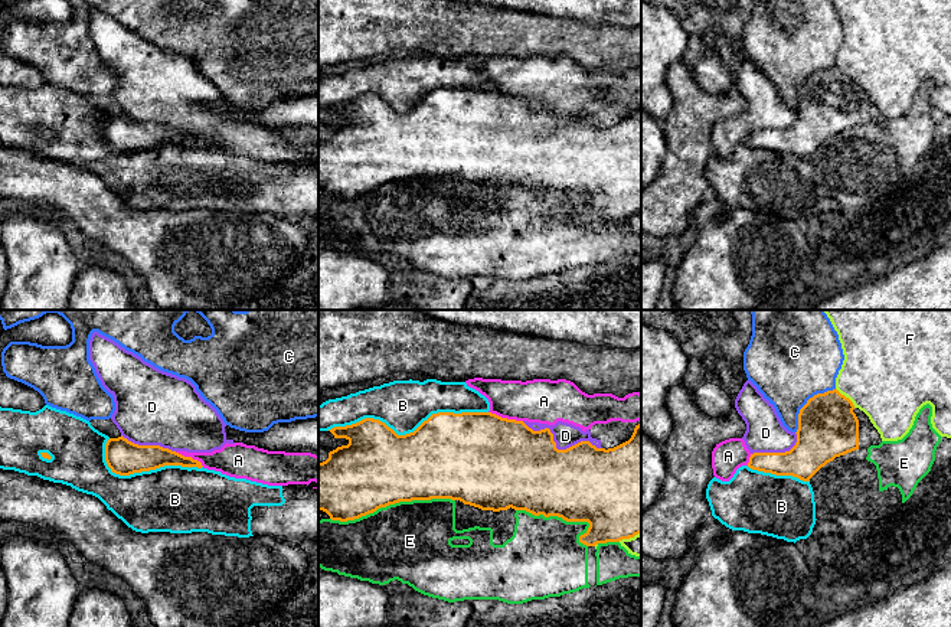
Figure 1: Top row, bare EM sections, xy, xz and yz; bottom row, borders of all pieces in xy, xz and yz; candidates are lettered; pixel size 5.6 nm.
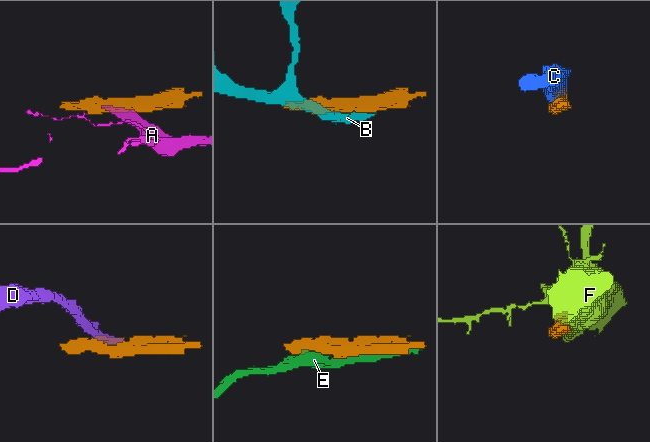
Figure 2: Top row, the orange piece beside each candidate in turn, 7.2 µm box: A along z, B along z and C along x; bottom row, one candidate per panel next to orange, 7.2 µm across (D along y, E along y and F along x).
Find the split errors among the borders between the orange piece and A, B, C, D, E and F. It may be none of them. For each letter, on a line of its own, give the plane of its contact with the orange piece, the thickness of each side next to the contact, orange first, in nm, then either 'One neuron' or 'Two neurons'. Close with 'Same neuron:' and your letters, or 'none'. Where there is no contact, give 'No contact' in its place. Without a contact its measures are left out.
A: Touches orange in xz. Thickness 500 nm (orange) against 240 nm. Two neurons
B: Touches orange in xz. Thickness 460 nm (orange) against 280 nm. Two neurons
C: Touches orange in yz. Thickness 340 nm (orange) against 460 nm. Two neurons
D: Touches orange in xz. Thickness 460 nm (orange) against 140 nm. Two neurons
E: Touches orange in xz. Thickness 440 nm (orange) against 440 nm. Two neurons
F: Touches orange in yz. Thickness 340 nm (orange) against 460 nm. Two neurons
Same neuron: none

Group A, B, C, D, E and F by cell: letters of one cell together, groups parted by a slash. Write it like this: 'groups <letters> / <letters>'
groups A D / B / C / E / F

